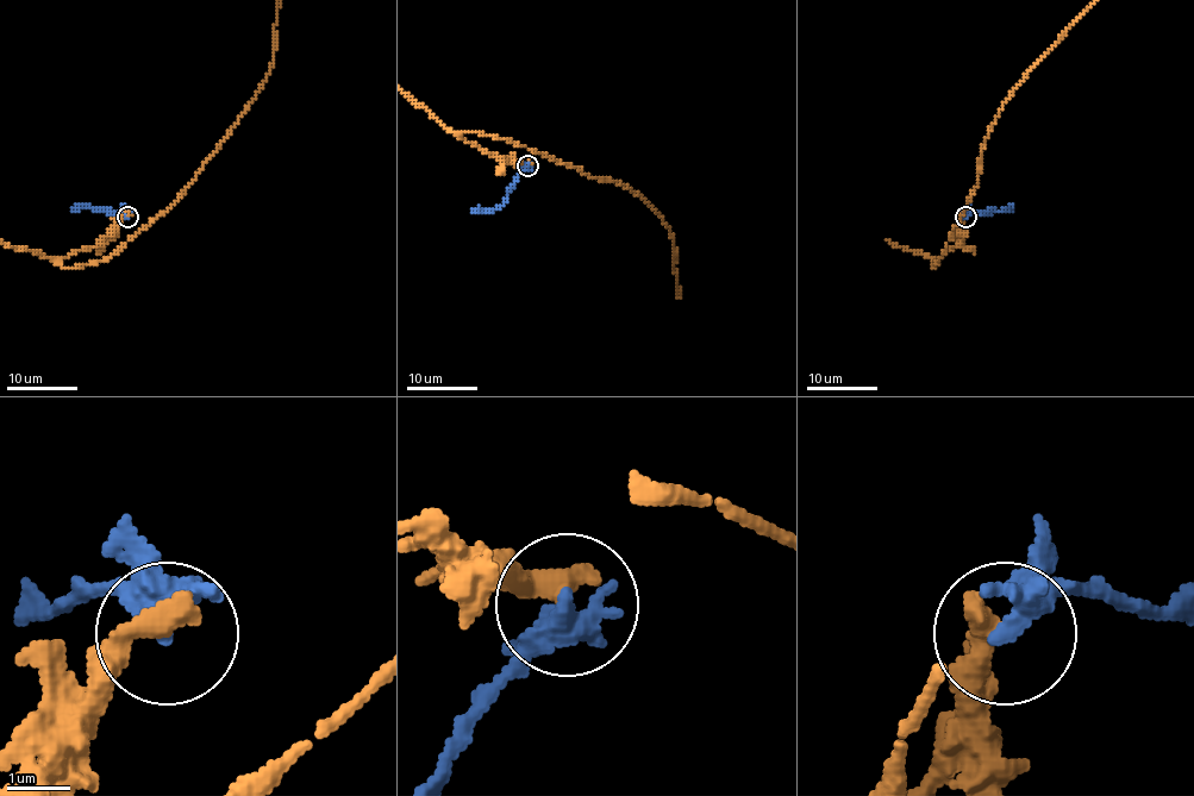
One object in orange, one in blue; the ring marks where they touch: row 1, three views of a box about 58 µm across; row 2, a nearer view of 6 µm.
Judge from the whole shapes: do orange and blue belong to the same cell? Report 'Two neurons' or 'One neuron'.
Two neurons

